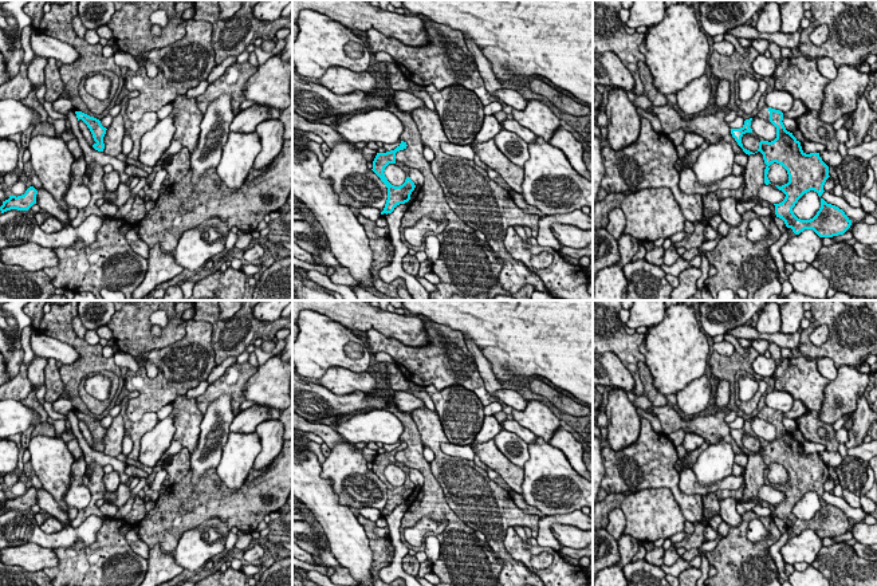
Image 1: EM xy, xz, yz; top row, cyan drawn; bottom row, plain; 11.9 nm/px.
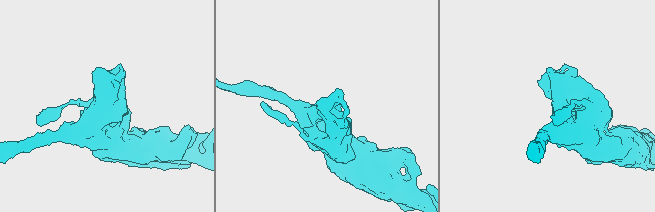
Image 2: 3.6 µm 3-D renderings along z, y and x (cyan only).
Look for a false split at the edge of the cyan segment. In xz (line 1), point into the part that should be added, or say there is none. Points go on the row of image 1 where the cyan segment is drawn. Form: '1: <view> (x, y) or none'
1: none

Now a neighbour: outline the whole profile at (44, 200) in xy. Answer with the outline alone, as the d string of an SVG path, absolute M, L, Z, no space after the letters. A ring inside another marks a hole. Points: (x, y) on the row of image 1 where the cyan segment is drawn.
M36 174L30 176L31 186L38 190L36 194L36 205L42 208L42 211L47 212L50 216L56 217L66 225L70 225L68 213L62 209L58 201L43 188L42 181Z

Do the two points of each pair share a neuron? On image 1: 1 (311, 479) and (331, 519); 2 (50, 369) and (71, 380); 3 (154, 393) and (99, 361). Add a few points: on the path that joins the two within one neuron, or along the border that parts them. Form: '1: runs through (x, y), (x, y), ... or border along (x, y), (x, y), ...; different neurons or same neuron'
1: runs through (311, 488), (327, 510); same neuron
2: border along (59, 365), (59, 377), (63, 384), (62, 396); different neurons
3: border along (122, 377), (124, 386); different neurons

